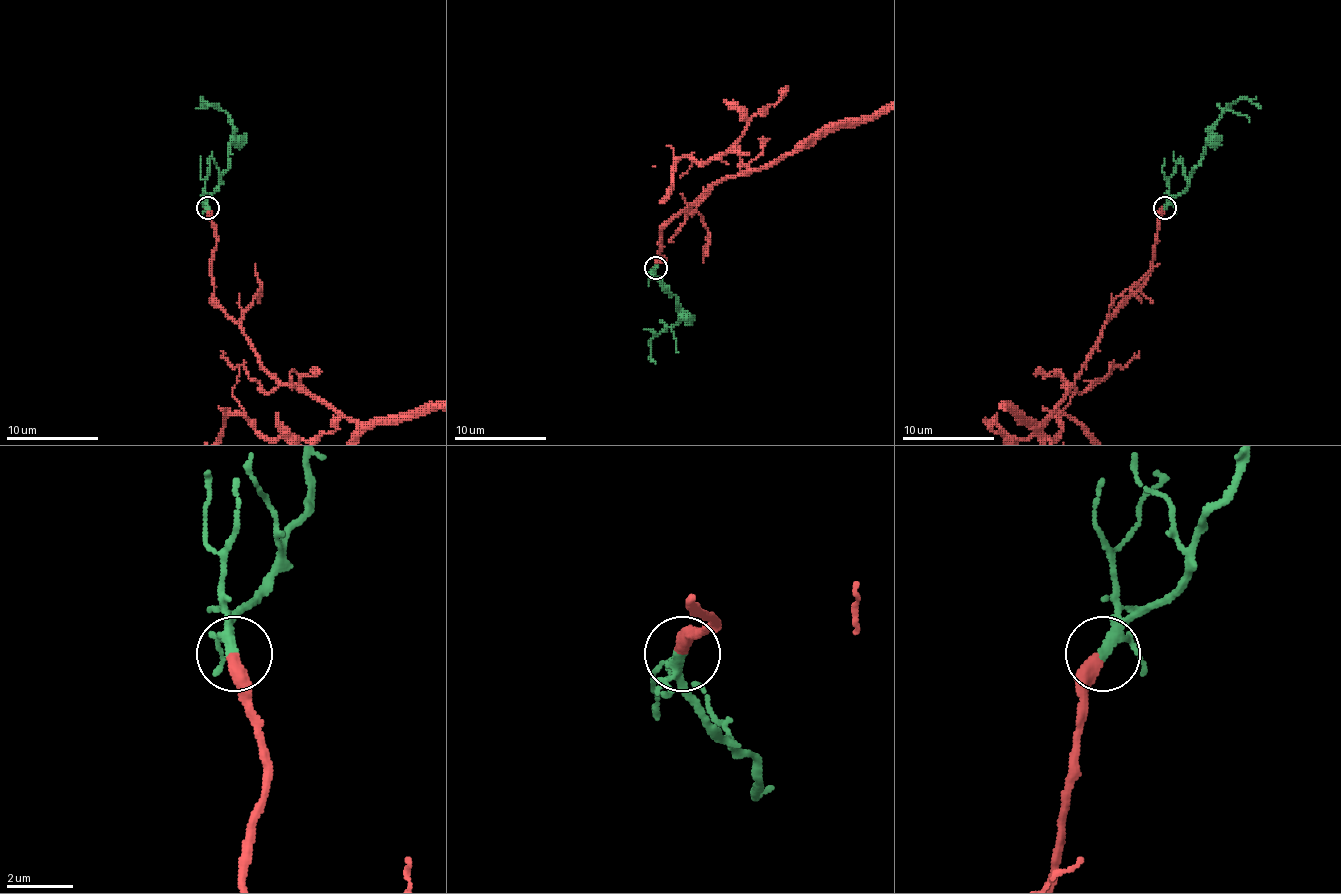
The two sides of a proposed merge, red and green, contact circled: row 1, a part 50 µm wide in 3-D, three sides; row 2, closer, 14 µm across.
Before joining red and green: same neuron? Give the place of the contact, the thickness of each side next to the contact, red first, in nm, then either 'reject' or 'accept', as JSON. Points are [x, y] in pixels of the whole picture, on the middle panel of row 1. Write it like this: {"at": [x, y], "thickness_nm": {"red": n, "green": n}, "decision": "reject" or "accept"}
{"at": [656, 268], "thickness_nm": {"red": 420, "green": 280}, "decision": "accept"}

